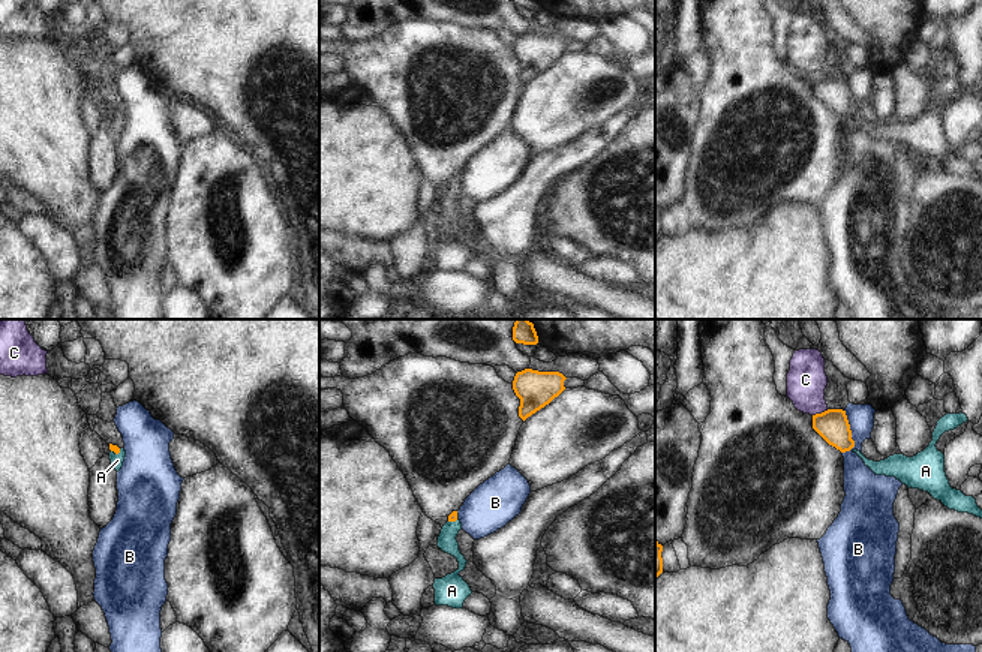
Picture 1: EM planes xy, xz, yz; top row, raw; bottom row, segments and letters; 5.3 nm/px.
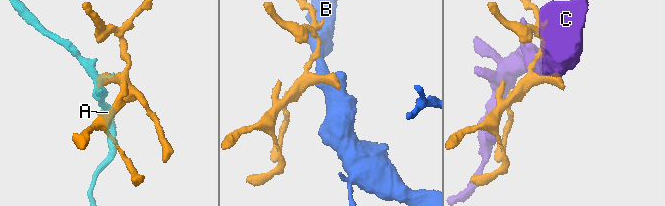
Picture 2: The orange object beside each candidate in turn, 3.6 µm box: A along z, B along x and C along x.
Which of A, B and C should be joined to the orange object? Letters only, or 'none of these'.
A

